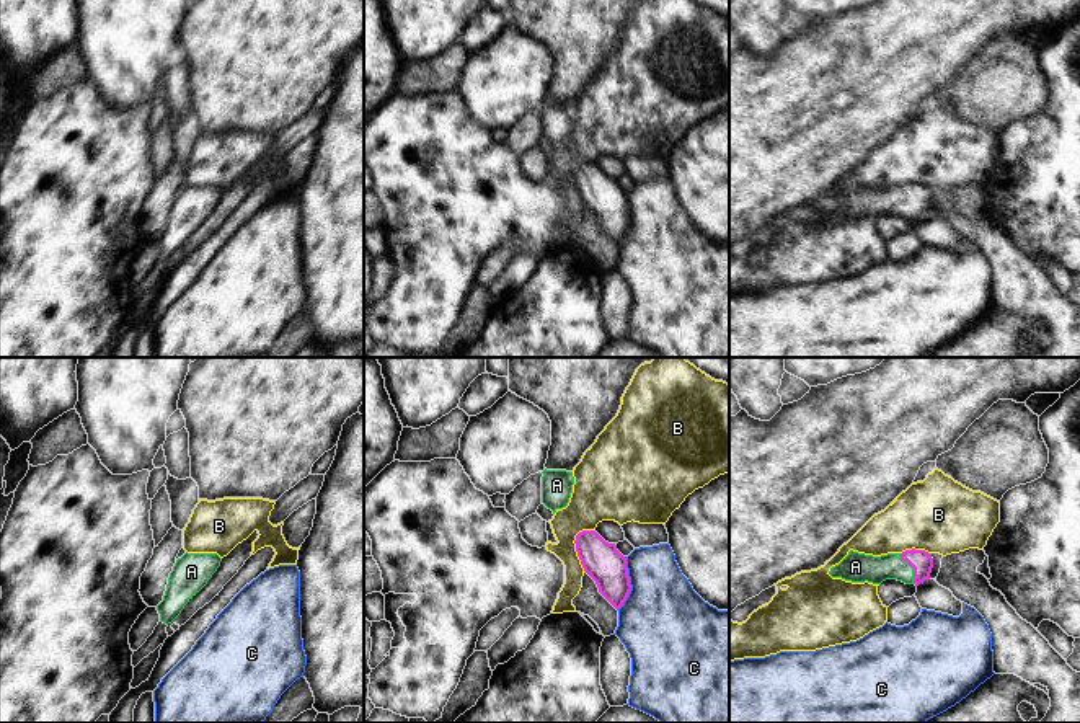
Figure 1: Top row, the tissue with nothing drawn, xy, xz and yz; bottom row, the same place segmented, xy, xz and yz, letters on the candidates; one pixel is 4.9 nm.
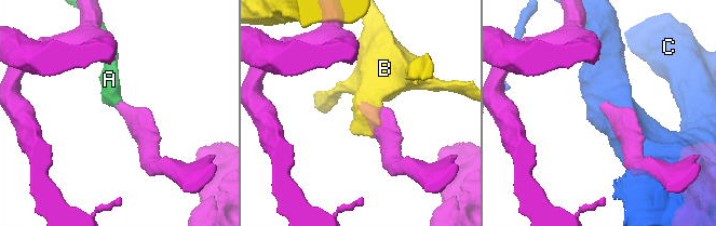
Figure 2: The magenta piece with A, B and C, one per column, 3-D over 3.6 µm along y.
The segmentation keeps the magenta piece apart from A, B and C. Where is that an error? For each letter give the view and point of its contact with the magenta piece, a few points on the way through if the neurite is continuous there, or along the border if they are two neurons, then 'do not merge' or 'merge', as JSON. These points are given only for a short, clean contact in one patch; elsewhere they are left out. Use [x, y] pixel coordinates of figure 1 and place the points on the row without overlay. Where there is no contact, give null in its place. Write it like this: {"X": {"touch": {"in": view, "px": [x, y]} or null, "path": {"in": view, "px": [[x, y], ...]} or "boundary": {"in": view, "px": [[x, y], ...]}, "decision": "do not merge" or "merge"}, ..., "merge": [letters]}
{"A": {"touch": {"in": "yz", "px": [912, 201]}, "path": {"in": "yz", "px": [[920, 195], [912, 201], [862, 201]]}, "decision": "merge"}, "B": {"touch": {"in": "xz", "px": [575, 177]}, "decision": "do not merge"}, "C": {"touch": {"in": "xz", "px": [628, 217]}, "decision": "do not merge"}, "merge": ["A"]}

